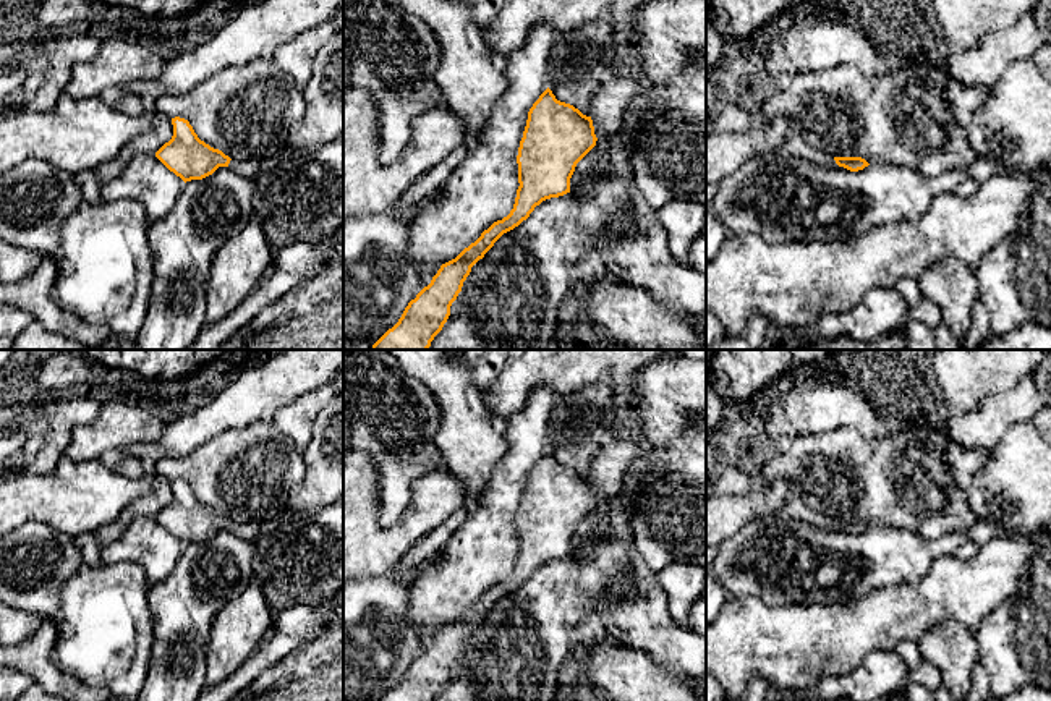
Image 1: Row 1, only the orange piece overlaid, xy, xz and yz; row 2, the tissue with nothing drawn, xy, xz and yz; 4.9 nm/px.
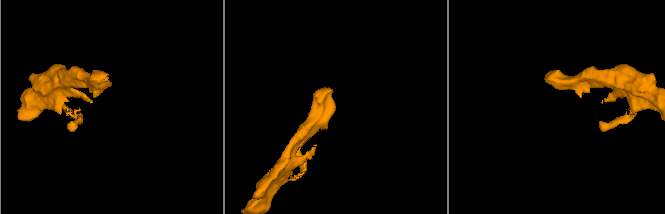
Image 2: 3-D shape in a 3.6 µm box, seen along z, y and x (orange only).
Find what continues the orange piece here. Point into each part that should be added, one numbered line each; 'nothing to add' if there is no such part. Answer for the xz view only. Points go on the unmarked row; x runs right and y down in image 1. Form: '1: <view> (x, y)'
1: xz (611, 462)

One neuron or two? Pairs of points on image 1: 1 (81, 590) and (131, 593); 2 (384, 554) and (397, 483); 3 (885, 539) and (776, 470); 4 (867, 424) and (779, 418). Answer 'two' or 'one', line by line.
1: one
2: two
3: two
4: one

